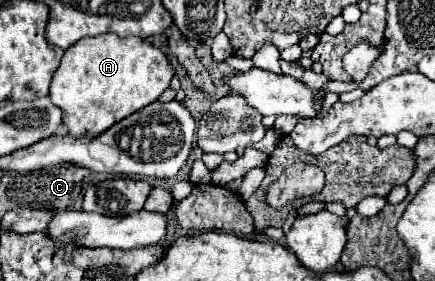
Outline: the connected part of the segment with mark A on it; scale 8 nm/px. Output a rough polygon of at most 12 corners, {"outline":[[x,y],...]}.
{"outline":[[109,33],[65,51],[49,97],[93,139],[153,103],[173,69]]}

